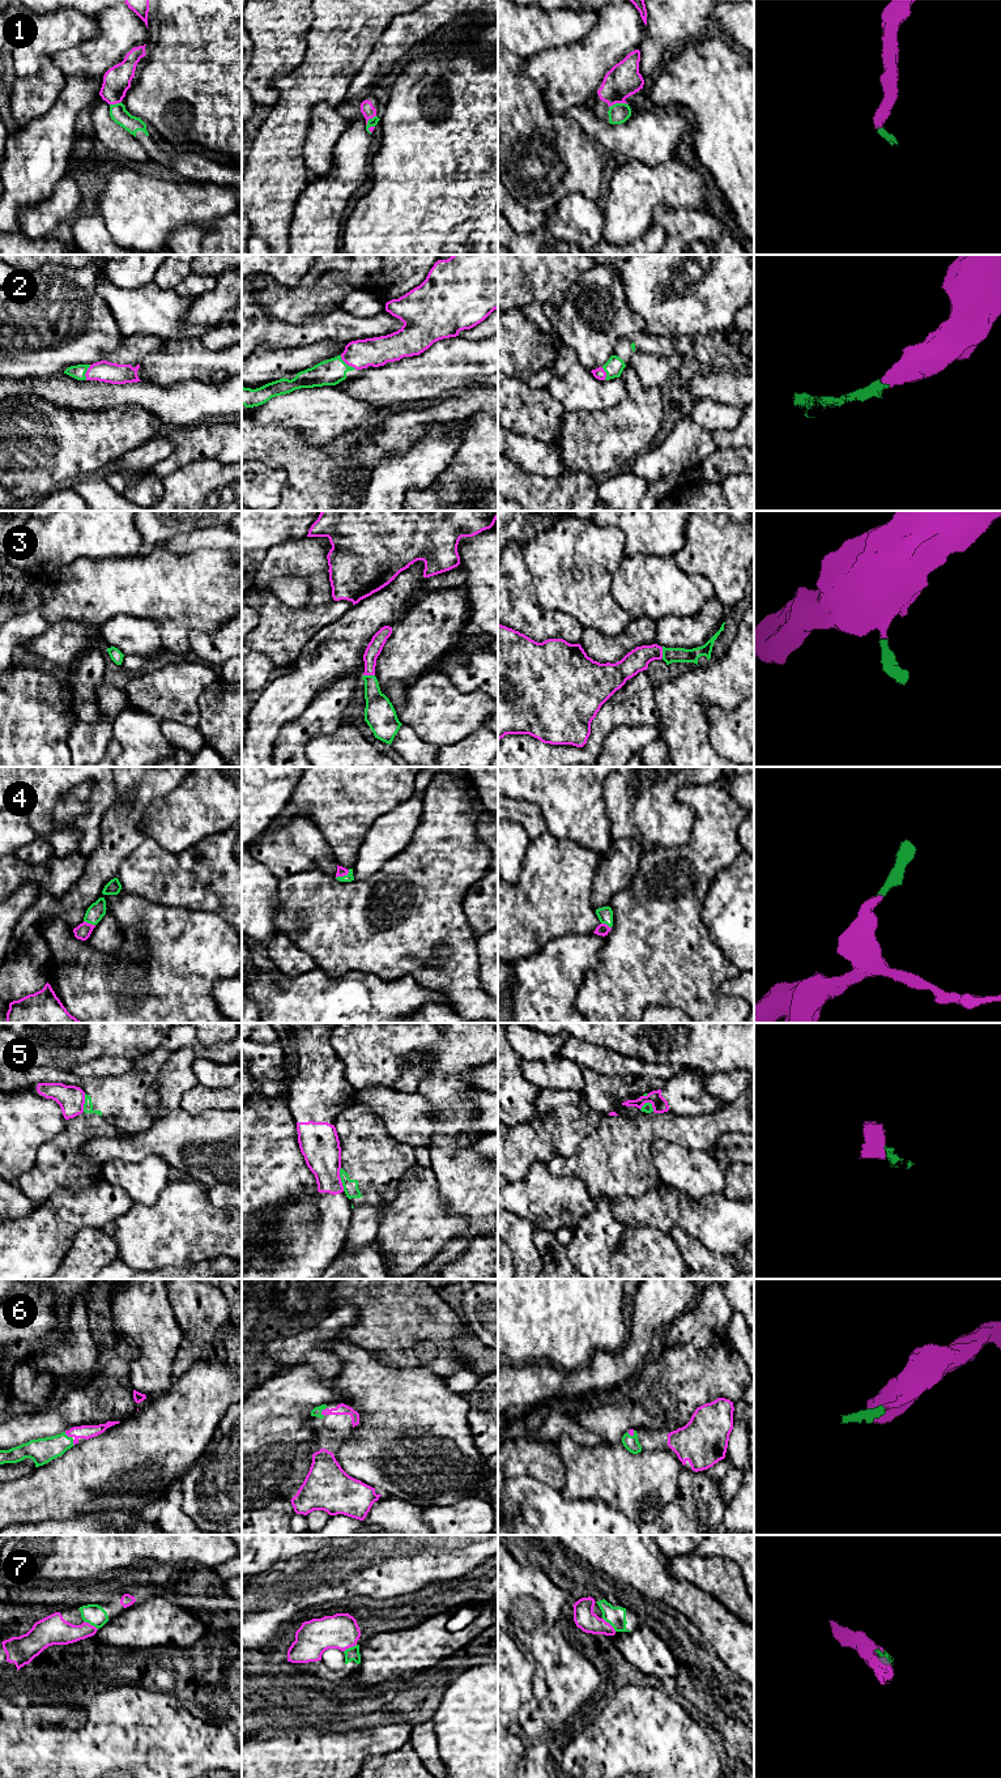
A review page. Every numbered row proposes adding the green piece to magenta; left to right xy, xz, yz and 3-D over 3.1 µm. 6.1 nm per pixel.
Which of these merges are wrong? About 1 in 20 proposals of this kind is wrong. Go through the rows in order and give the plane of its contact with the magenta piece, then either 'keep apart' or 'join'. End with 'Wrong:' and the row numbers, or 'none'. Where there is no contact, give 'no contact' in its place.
1: contact in yz; join
2: contact in xz; join
3: contact in xz; join
4: contact in xz; join
5: contact in xz; keep apart
6: contact in xz; join
7: contact in yz; join
Wrong: 5

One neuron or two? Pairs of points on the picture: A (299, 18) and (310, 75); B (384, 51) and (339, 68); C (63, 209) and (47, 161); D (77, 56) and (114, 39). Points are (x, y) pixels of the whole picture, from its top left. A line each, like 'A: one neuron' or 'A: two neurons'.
A: two neurons
B: two neurons
C: two neurons
D: one neuron

